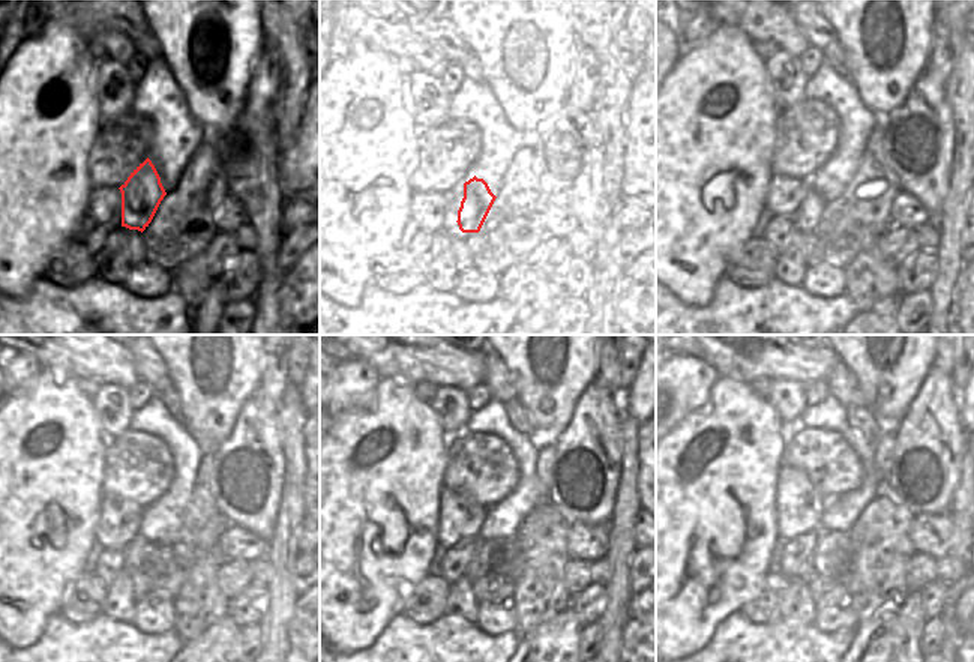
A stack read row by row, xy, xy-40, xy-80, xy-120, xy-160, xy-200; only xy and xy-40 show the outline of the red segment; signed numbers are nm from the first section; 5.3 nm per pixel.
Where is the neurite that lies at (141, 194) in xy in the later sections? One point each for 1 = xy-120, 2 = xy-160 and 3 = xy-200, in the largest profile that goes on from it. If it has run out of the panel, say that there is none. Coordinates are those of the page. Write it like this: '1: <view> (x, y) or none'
1: xy-120 (135, 550)
2: xy-160 (482, 562)
3: xy-200 (808, 572)

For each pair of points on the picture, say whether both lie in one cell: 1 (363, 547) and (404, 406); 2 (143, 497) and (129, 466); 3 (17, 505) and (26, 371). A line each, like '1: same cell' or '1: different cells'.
1: same cell
2: same cell
3: different cells

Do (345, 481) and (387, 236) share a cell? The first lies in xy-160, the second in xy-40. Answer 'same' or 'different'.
same

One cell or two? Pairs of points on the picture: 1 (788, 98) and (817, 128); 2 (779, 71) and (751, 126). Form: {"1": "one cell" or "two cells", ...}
{"1": "two cells", "2": "two cells"}

